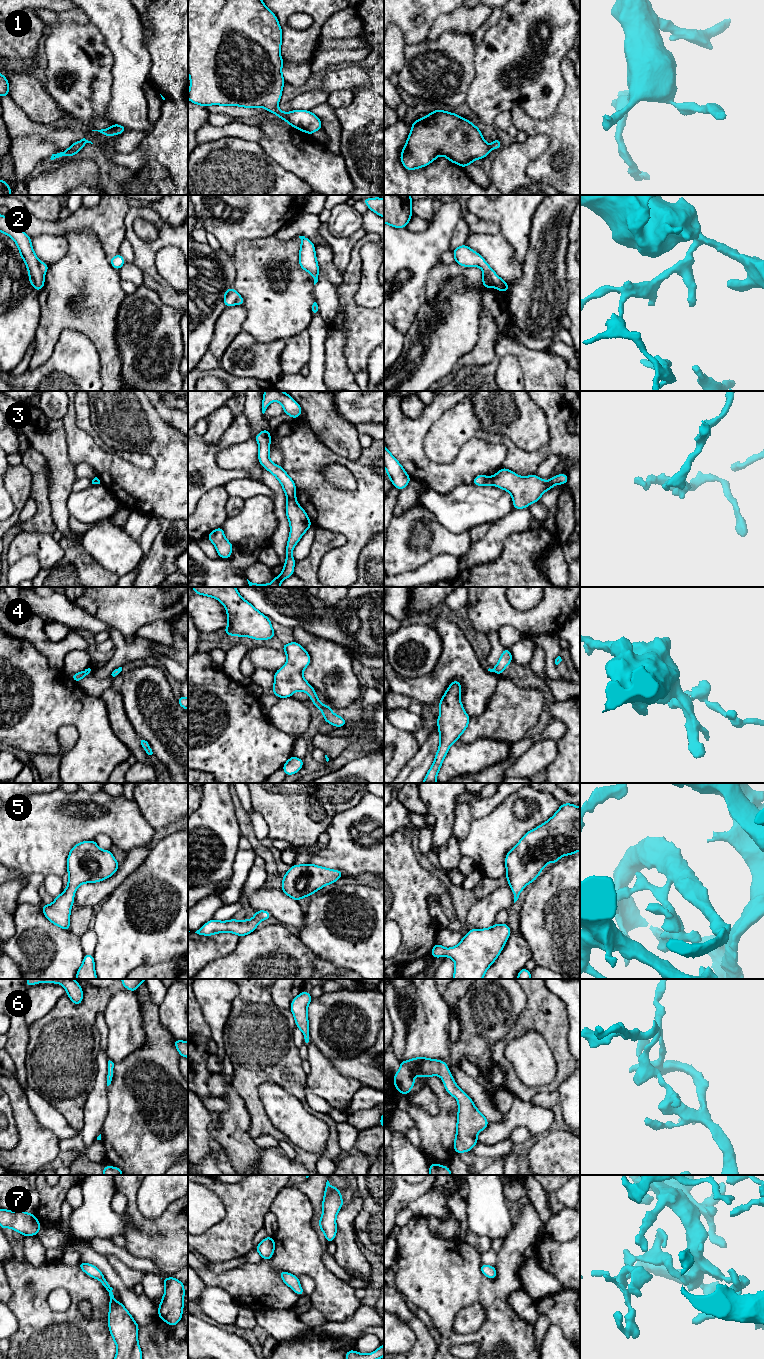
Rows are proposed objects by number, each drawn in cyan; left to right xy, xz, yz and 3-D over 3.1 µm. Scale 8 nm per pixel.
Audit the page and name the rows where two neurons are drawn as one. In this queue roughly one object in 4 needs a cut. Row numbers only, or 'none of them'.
2, 3

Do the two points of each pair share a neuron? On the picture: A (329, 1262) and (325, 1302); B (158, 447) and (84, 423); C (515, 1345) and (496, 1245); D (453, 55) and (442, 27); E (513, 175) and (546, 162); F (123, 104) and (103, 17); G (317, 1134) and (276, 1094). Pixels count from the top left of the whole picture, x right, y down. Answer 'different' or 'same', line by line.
A: different
B: different
C: different
D: different
E: different
F: same
G: same

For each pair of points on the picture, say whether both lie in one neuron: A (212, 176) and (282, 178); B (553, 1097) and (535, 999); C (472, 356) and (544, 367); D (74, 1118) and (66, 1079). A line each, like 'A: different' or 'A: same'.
A: same
B: different
C: different
D: same

